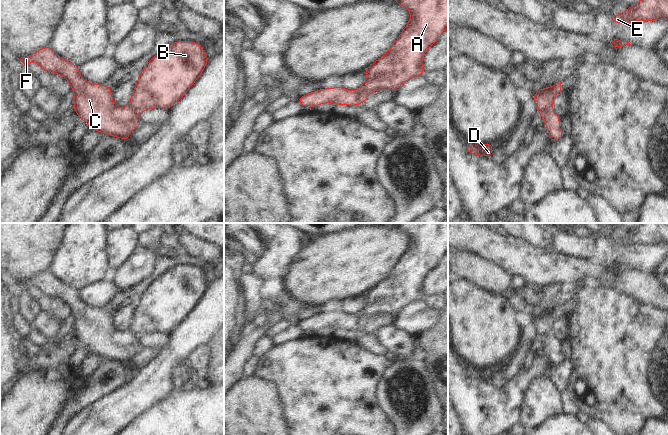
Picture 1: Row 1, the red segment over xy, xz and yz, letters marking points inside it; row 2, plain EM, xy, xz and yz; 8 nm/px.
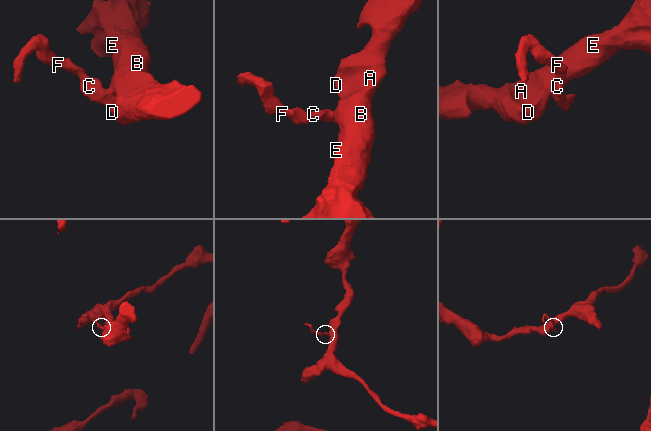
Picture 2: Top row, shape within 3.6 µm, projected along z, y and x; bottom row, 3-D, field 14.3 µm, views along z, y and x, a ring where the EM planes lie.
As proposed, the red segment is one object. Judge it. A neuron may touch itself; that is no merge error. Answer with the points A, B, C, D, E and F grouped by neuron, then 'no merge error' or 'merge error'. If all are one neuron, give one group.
groups A B D E / C F; merge error

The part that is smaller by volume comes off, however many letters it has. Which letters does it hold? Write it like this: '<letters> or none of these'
C, F.

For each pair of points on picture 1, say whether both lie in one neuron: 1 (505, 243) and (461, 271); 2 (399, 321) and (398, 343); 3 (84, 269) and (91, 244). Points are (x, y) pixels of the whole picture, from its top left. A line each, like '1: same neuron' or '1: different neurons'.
1: different neurons
2: different neurons
3: same neuron

